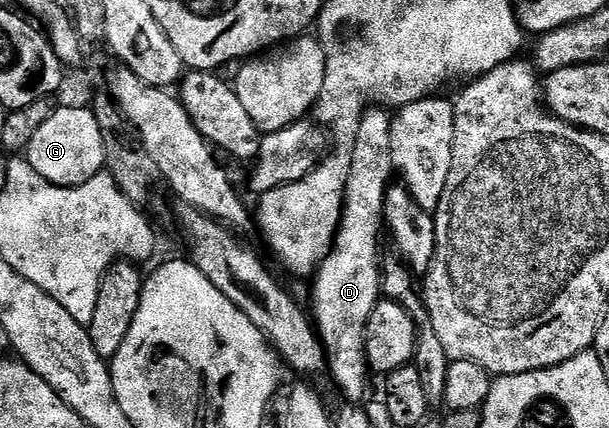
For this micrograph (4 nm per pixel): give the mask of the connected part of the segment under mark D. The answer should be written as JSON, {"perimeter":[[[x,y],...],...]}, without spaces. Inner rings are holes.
{"perimeter":[[[368,108],[351,153],[349,180],[343,197],[343,215],[335,233],[335,243],[327,258],[317,267],[311,290],[309,314],[322,343],[331,378],[351,404],[367,390],[367,353],[365,336],[369,316],[381,301],[383,292],[383,262],[379,258],[379,241],[385,238],[383,205],[385,192],[393,178],[392,115],[383,108]]]}

